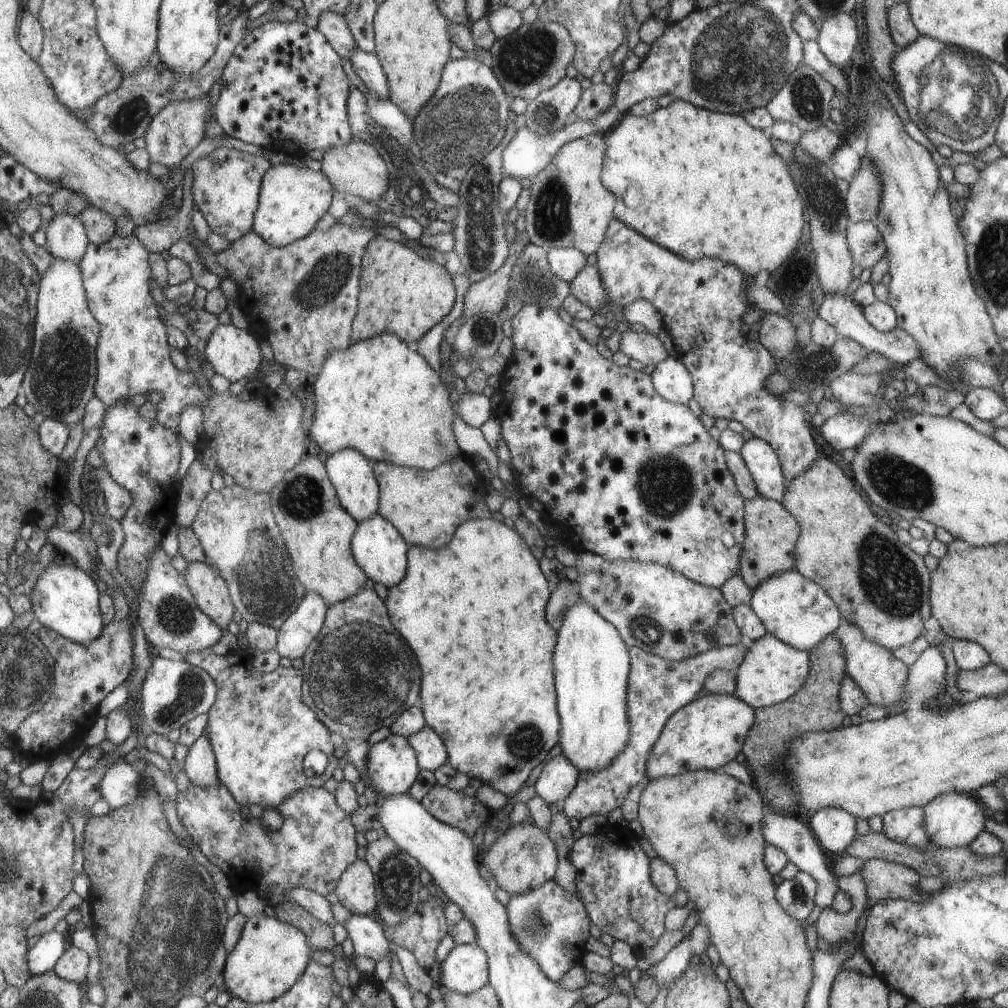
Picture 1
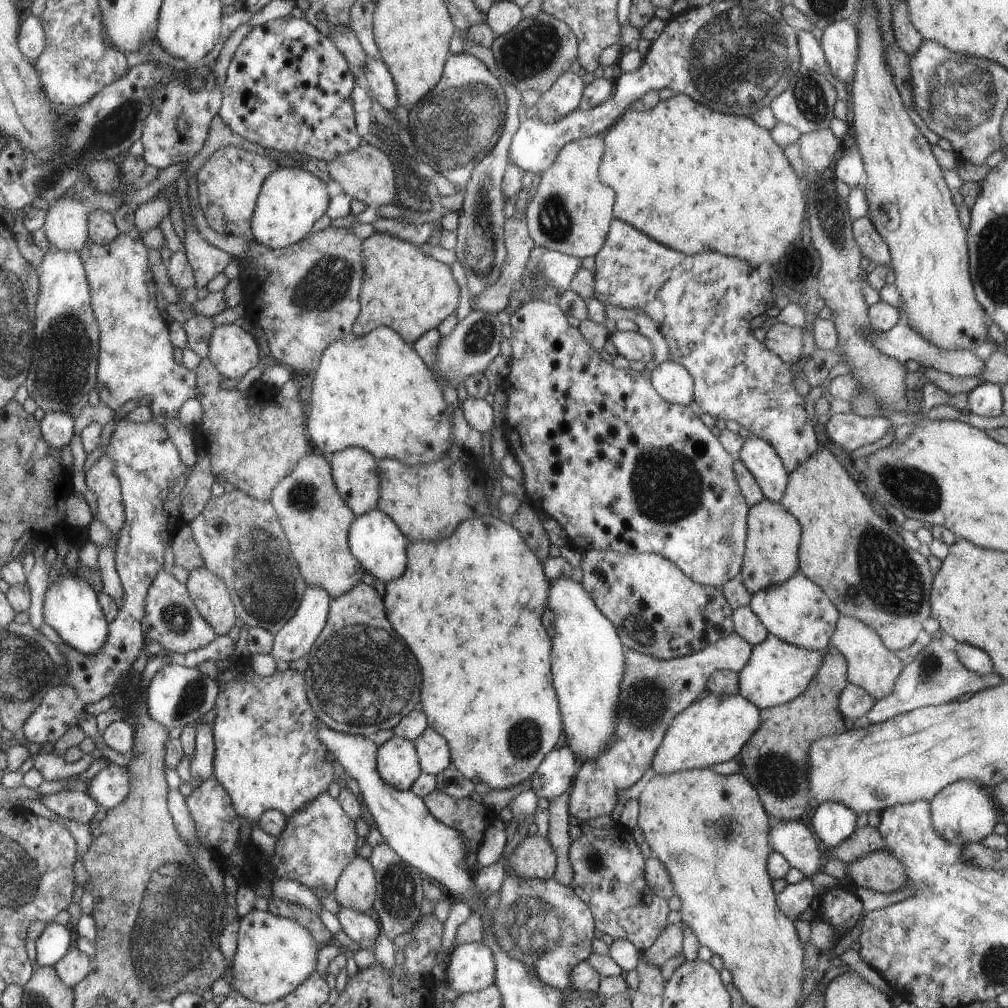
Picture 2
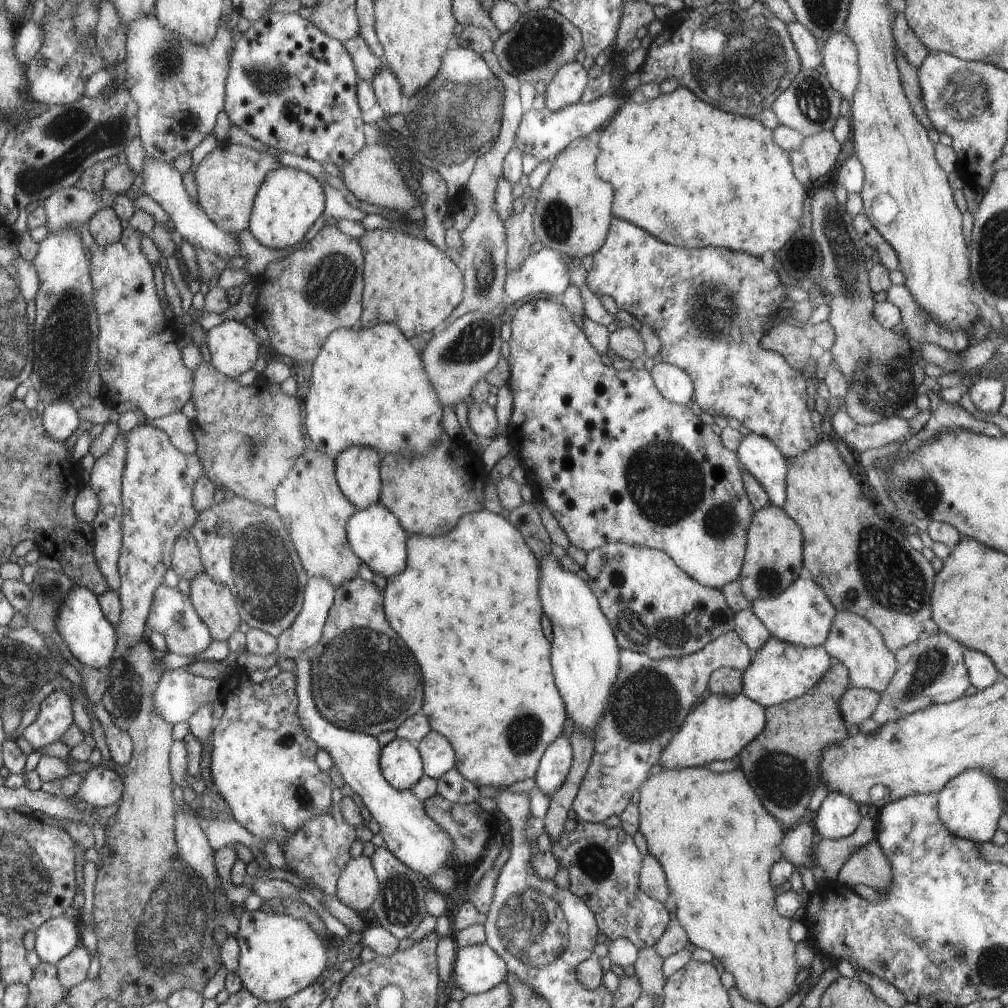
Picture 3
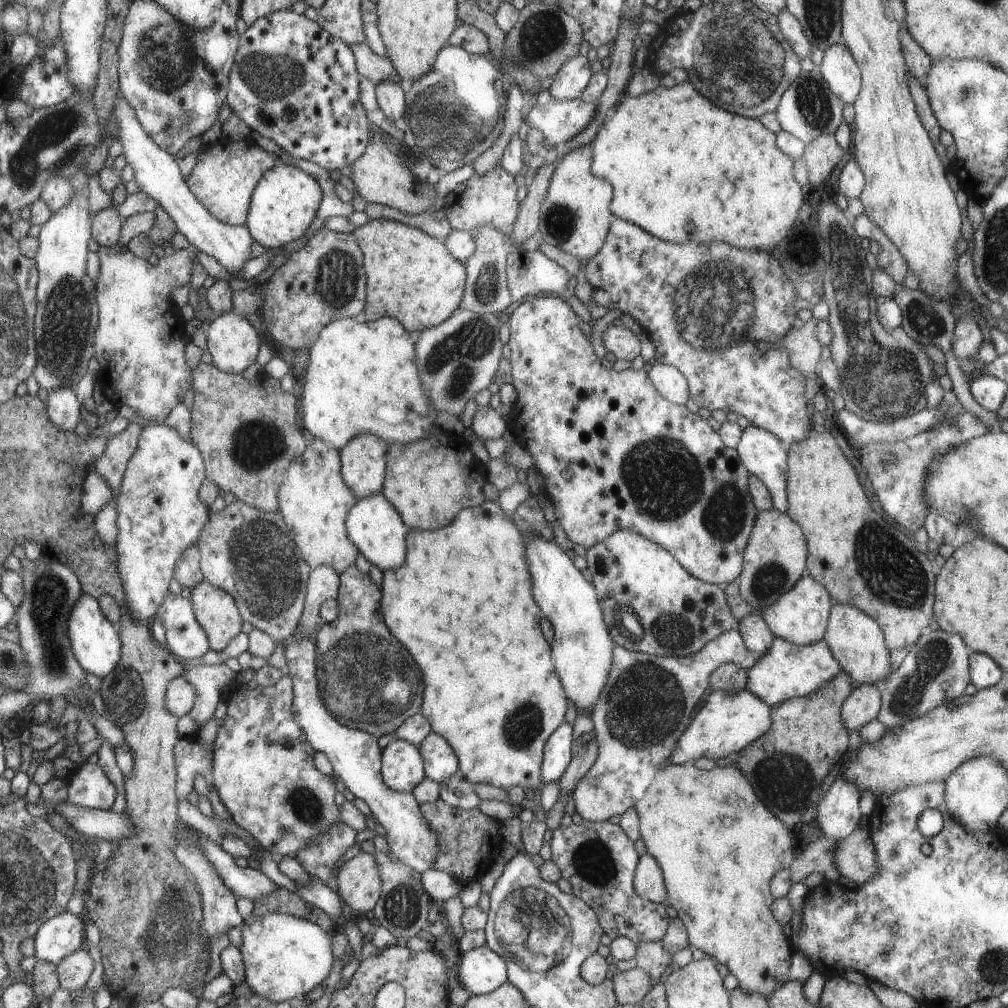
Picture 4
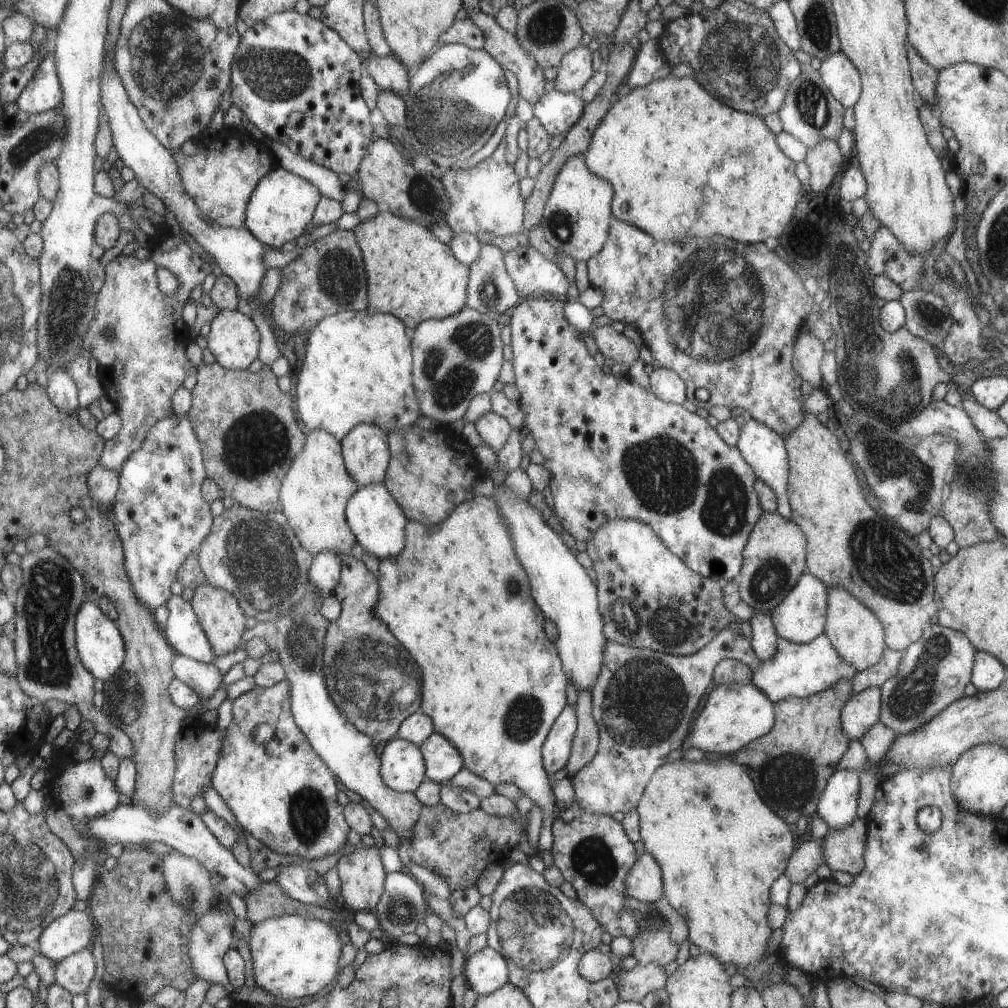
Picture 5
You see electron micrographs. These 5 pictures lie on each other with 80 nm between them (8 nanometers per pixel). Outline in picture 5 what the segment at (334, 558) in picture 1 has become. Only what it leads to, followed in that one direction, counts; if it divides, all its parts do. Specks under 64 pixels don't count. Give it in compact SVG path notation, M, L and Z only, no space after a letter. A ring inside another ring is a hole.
M323 428L311 429L306 448L287 474L280 496L289 523L299 540L303 540L303 546L314 556L327 550L345 556L353 550L356 537L347 521L346 511L351 496L359 488L347 470L343 442Z

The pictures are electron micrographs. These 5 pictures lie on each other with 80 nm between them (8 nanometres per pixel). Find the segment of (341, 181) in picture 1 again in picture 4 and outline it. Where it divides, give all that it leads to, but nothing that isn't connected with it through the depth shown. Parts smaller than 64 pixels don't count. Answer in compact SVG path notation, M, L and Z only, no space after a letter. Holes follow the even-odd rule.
M384 140L373 141L363 157L352 165L351 179L356 191L367 203L381 204L408 215L427 213L437 194L425 180L415 184L408 168L401 166L398 156L393 156L387 148Z

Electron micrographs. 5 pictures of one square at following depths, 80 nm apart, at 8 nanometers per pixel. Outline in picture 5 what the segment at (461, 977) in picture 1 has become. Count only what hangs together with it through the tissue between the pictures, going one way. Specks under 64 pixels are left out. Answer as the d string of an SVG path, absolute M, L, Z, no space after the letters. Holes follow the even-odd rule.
M485 947L465 960L463 974L477 995L487 995L509 981L508 960L497 947Z

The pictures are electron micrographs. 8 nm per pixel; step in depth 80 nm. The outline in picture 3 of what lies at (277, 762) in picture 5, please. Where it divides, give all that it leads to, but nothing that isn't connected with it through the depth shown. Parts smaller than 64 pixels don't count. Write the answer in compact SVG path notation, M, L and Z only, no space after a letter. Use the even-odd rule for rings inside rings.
M236 666L230 676L225 678L222 683L222 689L217 698L220 704L224 705L224 713L219 721L217 721L214 728L214 736L212 740L212 761L210 762L210 769L212 771L212 778L214 779L214 785L217 791L227 800L228 808L231 808L231 814L235 821L243 824L249 832L254 836L259 837L261 840L274 840L281 847L289 838L293 838L297 832L301 832L303 828L307 828L311 824L311 820L315 820L317 816L323 816L327 812L331 812L335 803L333 803L333 780L329 776L328 772L323 772L317 764L317 754L319 754L320 748L315 740L310 738L310 734L306 728L303 728L300 721L298 709L299 709L299 696L298 696L298 676L292 672L280 672L279 675L271 680L264 680L261 684L255 684L251 682L250 674L246 671L246 668Z

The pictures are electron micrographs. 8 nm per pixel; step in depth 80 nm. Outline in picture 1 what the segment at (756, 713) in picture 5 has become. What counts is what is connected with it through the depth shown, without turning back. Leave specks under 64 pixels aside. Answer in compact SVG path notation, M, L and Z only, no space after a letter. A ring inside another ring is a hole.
M700 694L666 720L646 760L645 776L658 779L697 769L719 771L742 750L754 720L754 709L733 695Z

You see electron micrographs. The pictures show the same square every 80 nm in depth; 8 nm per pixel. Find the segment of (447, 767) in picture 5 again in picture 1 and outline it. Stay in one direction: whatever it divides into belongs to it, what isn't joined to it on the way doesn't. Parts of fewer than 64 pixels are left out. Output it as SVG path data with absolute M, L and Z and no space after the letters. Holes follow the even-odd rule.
M425 724L421 731L409 736L411 748L418 754L418 768L433 772L447 762L447 748L433 729Z

